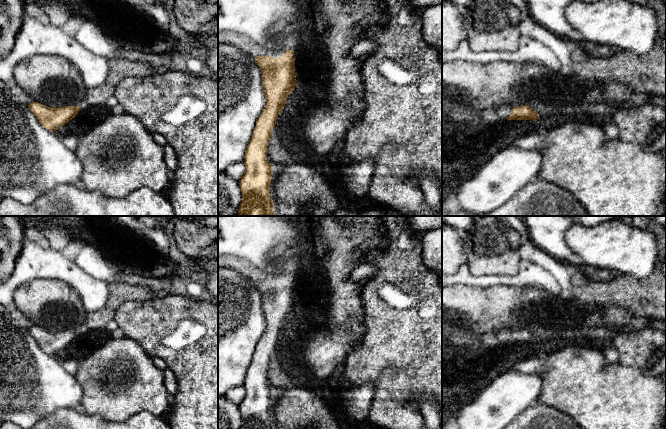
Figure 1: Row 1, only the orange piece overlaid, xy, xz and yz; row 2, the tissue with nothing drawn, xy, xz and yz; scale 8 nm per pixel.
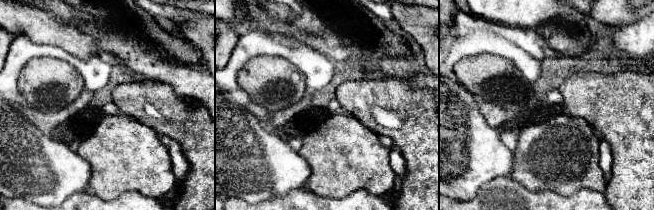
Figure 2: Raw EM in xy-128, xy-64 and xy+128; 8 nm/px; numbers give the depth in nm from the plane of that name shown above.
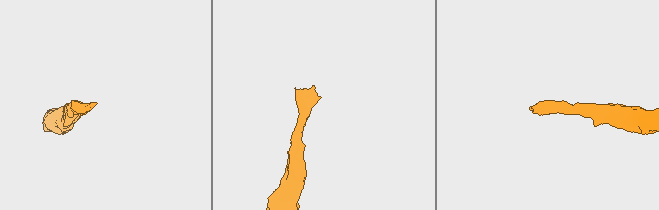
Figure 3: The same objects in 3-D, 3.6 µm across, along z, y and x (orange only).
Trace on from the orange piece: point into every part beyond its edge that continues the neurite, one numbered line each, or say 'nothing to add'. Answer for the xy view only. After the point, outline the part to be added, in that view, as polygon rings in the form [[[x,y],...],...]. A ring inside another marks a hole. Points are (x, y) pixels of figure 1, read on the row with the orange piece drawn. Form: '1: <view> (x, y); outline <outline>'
nothing to add

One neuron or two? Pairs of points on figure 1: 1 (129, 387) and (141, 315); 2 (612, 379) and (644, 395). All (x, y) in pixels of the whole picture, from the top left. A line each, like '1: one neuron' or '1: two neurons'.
1: two neurons
2: one neuron

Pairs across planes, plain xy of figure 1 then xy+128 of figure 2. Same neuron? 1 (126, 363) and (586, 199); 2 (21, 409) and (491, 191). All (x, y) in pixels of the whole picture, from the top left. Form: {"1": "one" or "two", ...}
{"1": "two", "2": "two"}

